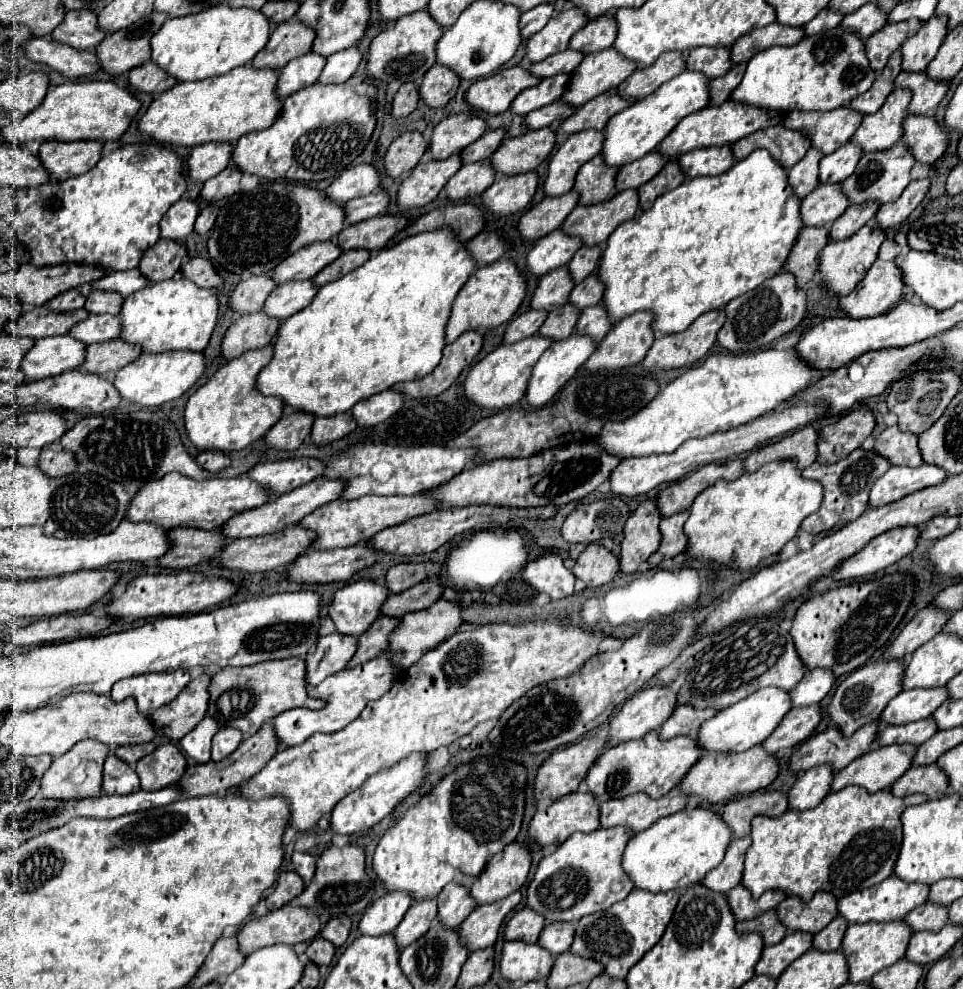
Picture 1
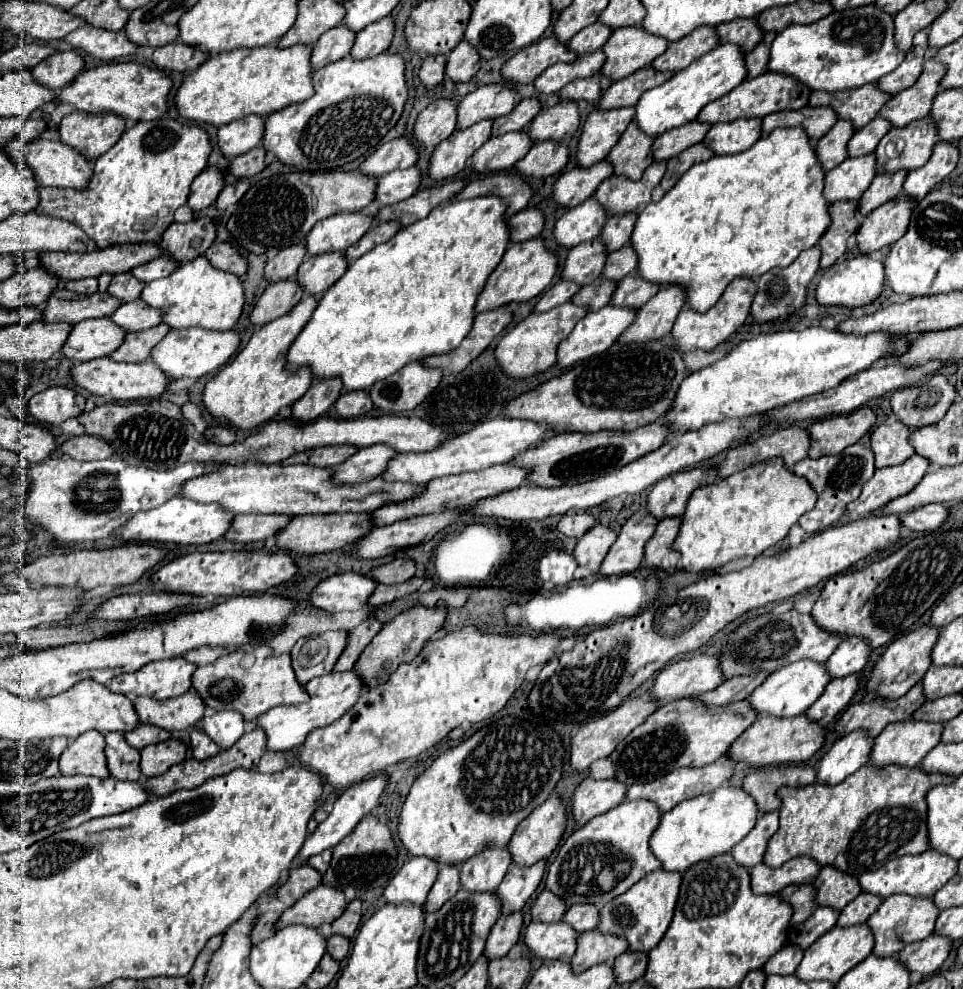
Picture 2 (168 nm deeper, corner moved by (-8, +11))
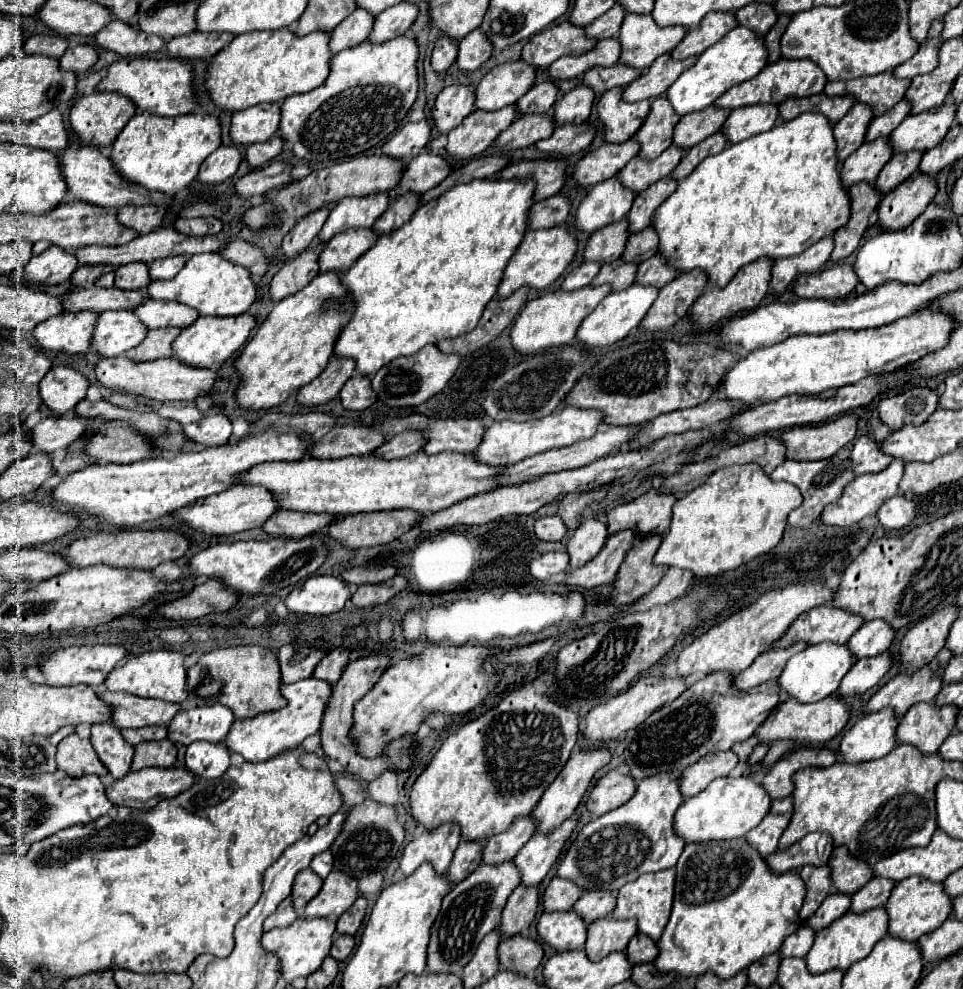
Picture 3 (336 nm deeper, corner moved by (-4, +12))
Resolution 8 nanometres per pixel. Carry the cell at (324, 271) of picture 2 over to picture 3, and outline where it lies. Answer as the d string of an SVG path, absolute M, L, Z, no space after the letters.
M371 229L363 231L347 231L339 237L333 237L329 243L325 243L323 251L319 253L319 273L335 271L335 273L345 273L359 255L363 255L373 243L375 243L375 233Z

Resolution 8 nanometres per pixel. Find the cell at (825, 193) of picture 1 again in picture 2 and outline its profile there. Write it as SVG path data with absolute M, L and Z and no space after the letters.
M875 154L847 158L825 176L825 198L835 200L859 200L875 178Z

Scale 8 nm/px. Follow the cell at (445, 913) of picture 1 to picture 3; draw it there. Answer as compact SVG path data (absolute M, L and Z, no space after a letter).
M531 817L515 821L515 825L511 825L507 833L499 833L485 841L481 853L481 865L501 865L505 861L513 861L513 857L531 839L533 833L535 825Z

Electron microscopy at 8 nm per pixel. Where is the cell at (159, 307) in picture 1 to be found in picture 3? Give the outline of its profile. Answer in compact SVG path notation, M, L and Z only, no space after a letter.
M219 253L193 255L173 279L151 281L145 291L151 299L177 301L195 309L199 315L215 315L215 317L241 315L255 301L255 285L249 277L249 271L245 267L229 263Z

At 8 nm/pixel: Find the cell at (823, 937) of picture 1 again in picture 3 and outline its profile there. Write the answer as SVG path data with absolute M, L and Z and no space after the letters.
M871 879L863 889L859 889L853 897L851 897L851 913L867 913L871 909L883 907L887 903L887 897L891 893L893 885L891 881L883 881L883 879Z

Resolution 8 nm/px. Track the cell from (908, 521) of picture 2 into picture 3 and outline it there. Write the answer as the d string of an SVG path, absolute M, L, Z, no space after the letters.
M897 495L883 503L877 517L885 529L903 529L915 519L915 515L915 503L903 495Z

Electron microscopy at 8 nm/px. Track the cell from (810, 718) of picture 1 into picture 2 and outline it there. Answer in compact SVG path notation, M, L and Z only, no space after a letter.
M851 674L843 678L835 678L827 684L823 696L807 710L807 716L813 720L831 720L835 718L841 710L847 708L855 692L859 690L861 674Z

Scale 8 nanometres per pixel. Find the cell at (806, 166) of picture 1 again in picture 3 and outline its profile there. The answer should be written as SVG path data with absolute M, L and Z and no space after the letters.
M855 103L849 109L849 113L839 123L833 125L839 163L843 163L857 147L863 145L865 127L871 121L871 117L873 117L873 113L871 113L871 109L867 109L867 105Z

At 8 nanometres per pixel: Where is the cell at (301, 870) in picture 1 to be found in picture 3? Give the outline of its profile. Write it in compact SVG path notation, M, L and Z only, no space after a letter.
M325 851L325 853L319 853L313 857L311 865L309 865L321 879L325 879L333 867L333 857L331 857L331 851Z

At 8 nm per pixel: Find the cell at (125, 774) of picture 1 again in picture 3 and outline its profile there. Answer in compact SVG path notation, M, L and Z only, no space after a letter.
M113 723L93 725L91 743L93 743L101 763L113 775L113 779L121 779L131 771L133 747L127 745L127 741L123 741L119 729Z

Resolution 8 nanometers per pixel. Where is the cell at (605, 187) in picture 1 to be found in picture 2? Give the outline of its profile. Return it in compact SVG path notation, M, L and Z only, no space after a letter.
M633 122L607 156L607 160L615 168L615 174L623 174L627 178L639 180L645 168L653 162L653 152L651 152L653 140L655 138L643 134L643 130L639 130Z

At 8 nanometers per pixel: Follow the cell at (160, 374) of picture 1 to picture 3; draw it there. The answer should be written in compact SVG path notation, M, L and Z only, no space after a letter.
M247 313L237 315L237 317L197 317L191 325L183 327L177 339L171 343L173 357L177 357L181 363L191 365L191 367L215 367L227 361L235 351L243 347L247 341L251 329L255 325L255 319Z

